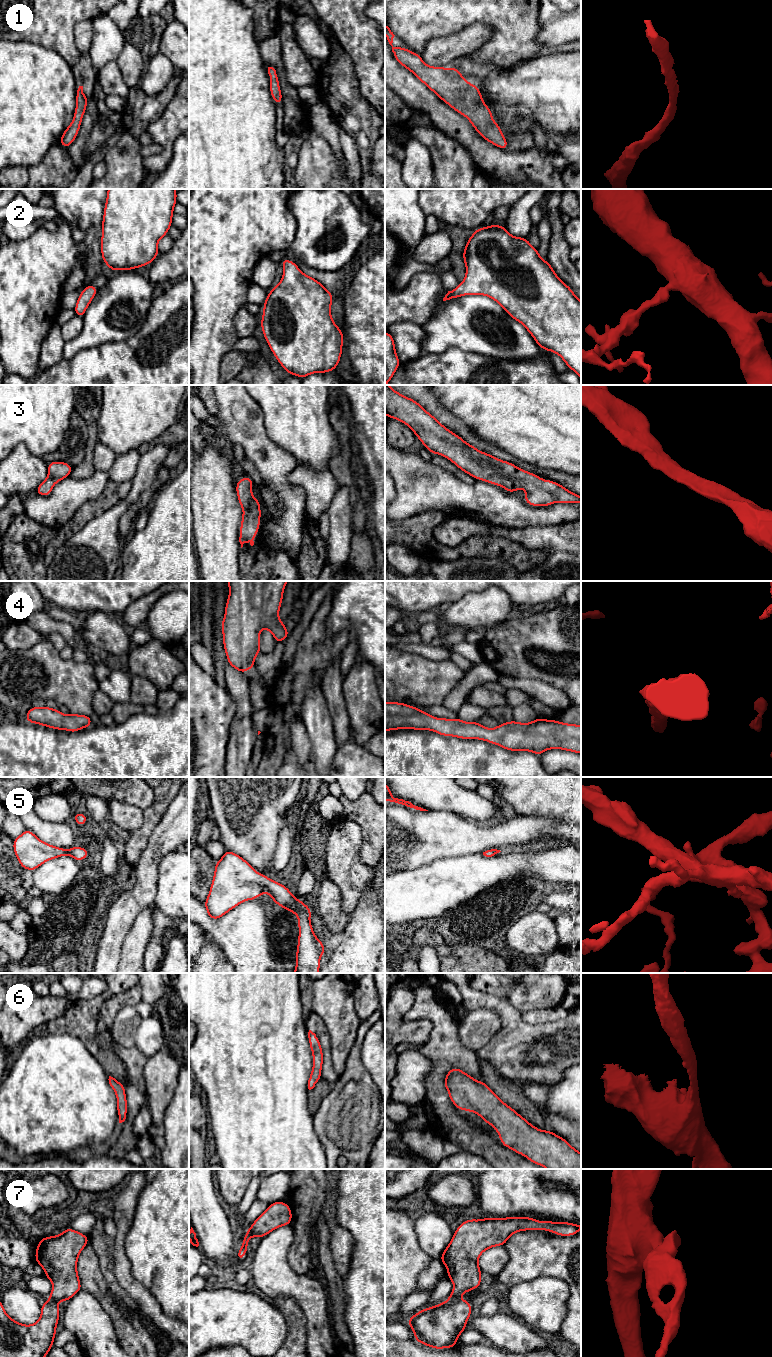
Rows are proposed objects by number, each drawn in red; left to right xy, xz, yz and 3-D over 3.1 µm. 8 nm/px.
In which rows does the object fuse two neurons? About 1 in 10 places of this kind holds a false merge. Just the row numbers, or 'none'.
none

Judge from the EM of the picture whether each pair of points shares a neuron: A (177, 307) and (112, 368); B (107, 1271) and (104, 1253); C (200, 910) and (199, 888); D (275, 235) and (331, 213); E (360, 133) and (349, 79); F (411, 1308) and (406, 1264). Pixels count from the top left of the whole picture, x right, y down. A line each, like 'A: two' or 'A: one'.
A: one
B: one
C: two
D: two
E: one
F: two

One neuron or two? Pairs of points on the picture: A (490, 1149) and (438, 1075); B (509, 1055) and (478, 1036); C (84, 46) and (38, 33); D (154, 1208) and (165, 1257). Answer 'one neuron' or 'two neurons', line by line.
A: one neuron
B: two neurons
C: two neurons
D: one neuron

